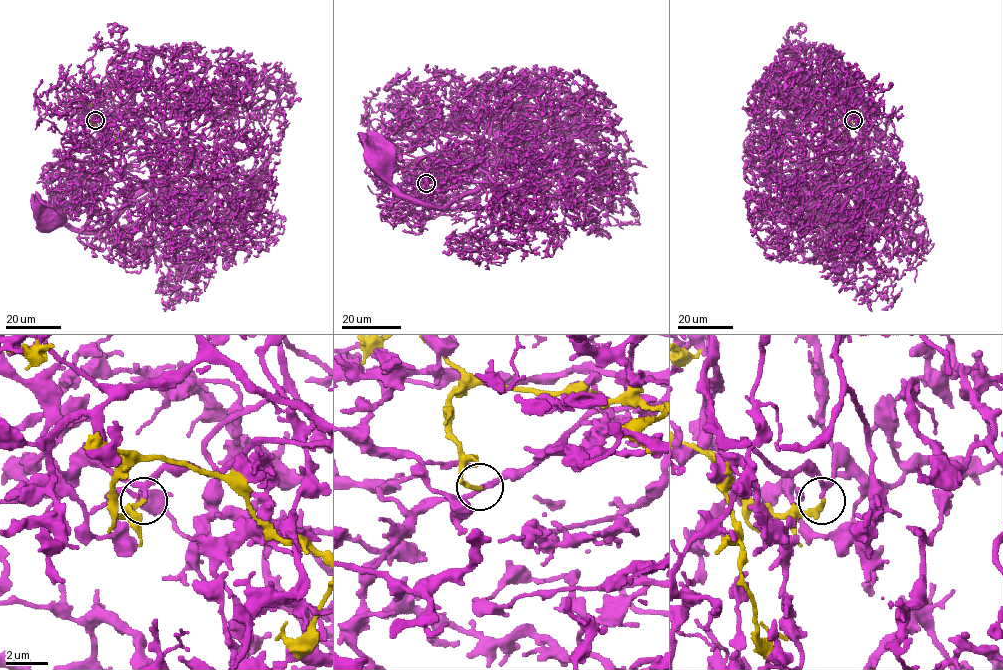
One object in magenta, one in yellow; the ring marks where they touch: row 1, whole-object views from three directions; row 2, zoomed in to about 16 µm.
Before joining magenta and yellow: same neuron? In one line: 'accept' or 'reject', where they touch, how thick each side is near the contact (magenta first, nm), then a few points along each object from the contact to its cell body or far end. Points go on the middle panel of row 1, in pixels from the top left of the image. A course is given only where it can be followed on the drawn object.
reject; place (426, 183); calibres 170 and 240 nm; course magenta (426, 184), (447, 172), (447, 162), (435, 157), (444, 150), (432, 138), (410, 142), (391, 120), (381, 160); course yellow (426, 184), (422, 171), (426, 169), (453, 172), (448, 176), (450, 178)

